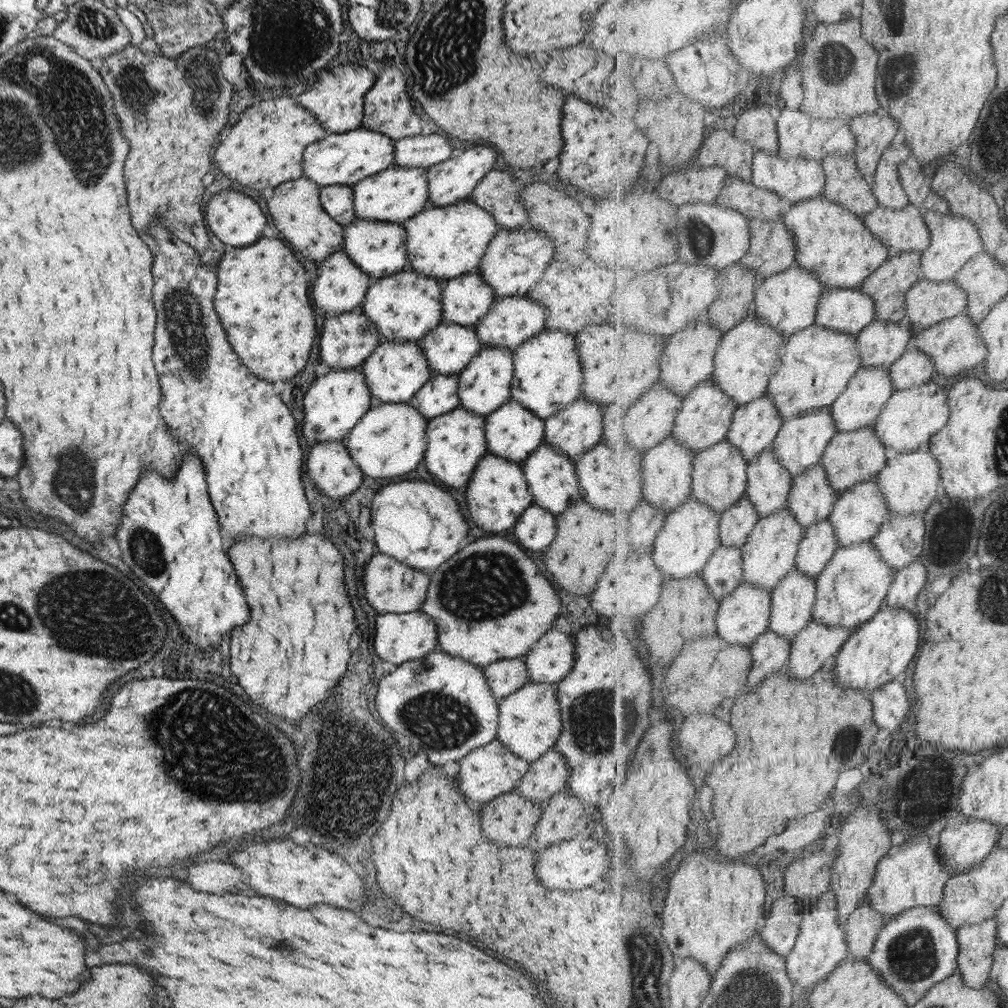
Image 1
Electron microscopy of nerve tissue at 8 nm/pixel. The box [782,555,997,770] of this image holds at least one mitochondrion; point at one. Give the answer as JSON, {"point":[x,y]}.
{"point":[850,741]}

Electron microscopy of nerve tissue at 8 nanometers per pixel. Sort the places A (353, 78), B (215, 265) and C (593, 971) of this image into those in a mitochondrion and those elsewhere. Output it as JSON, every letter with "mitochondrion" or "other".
{"A":"other","B":"other","C":"other"}

